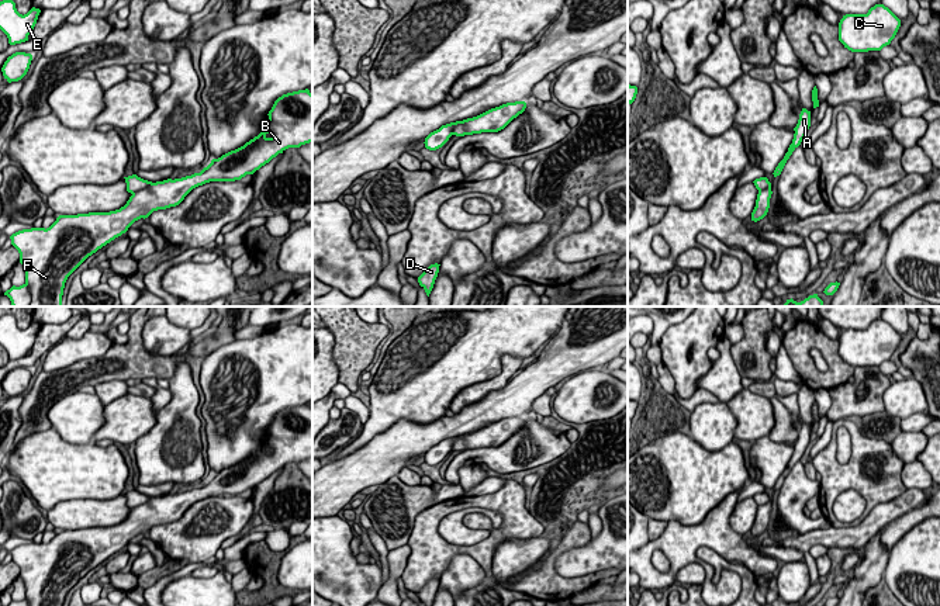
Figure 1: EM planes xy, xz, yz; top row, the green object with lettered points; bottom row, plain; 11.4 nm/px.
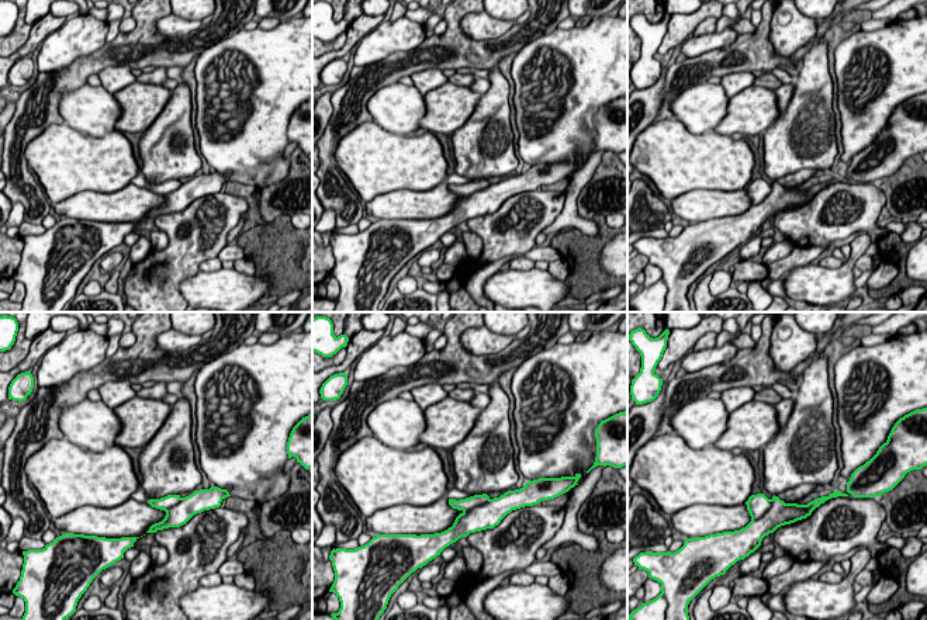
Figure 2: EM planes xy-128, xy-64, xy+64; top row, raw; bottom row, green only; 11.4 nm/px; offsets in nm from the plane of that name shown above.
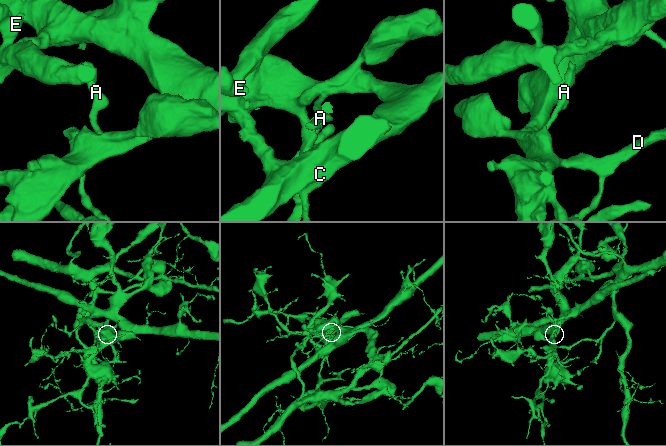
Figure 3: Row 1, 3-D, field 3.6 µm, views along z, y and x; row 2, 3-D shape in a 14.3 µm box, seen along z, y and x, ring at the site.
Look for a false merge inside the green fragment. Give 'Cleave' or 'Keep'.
Cleave

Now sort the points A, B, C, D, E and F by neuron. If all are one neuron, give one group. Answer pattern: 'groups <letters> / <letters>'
groups A B C E F / D

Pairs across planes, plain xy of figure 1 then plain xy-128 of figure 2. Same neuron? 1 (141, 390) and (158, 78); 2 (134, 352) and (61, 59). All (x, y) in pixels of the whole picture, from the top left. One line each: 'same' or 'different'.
1: same
2: different

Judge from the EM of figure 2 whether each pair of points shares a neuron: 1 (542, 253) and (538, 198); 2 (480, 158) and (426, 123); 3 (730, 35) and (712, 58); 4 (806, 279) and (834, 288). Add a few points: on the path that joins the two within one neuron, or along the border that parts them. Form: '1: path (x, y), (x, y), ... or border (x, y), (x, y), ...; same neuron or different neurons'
1: border (535, 245), (522, 256); different neurons
2: border (473, 110), (471, 115), (450, 134); different neurons
3: border (739, 34), (730, 44), (689, 58); different neurons
4: path (813, 284), (827, 287); same neuron

